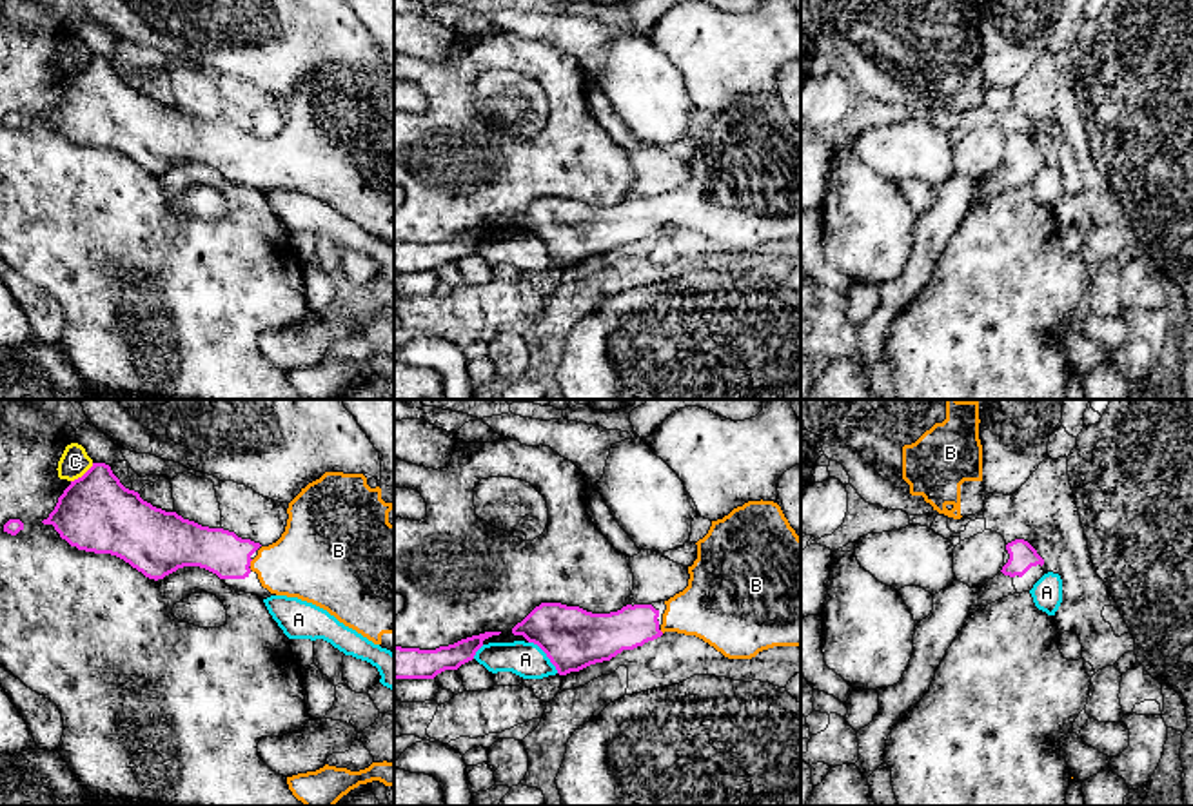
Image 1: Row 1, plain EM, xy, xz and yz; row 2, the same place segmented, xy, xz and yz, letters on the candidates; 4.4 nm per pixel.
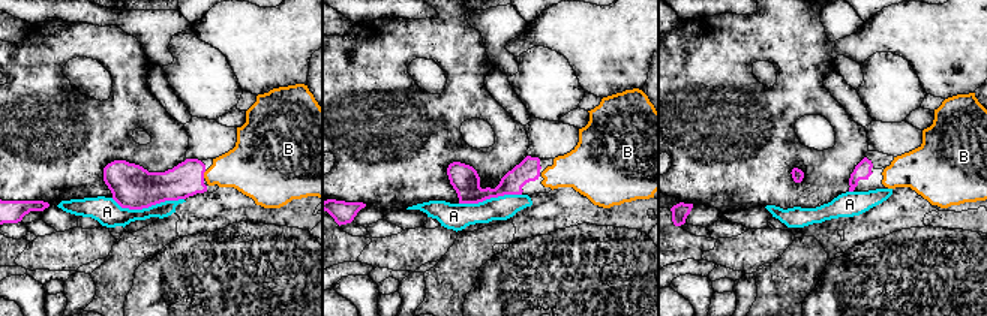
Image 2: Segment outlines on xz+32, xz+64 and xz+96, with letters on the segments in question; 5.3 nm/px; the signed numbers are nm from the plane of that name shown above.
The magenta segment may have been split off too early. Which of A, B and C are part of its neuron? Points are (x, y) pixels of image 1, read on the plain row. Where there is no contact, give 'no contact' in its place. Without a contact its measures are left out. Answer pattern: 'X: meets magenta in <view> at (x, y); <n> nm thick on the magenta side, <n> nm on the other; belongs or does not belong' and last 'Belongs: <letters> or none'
A: meets magenta in xz at (547, 249); 280 nm thick on the magenta side, 160 nm on the other; does not belong
B: meets magenta in xy at (249, 157); 200 nm thick on the magenta side, 320 nm on the other; belongs
C: meets magenta in xy at (84, 68); 340 nm thick on the magenta side, 130 nm on the other; does not belong
Belongs: B

